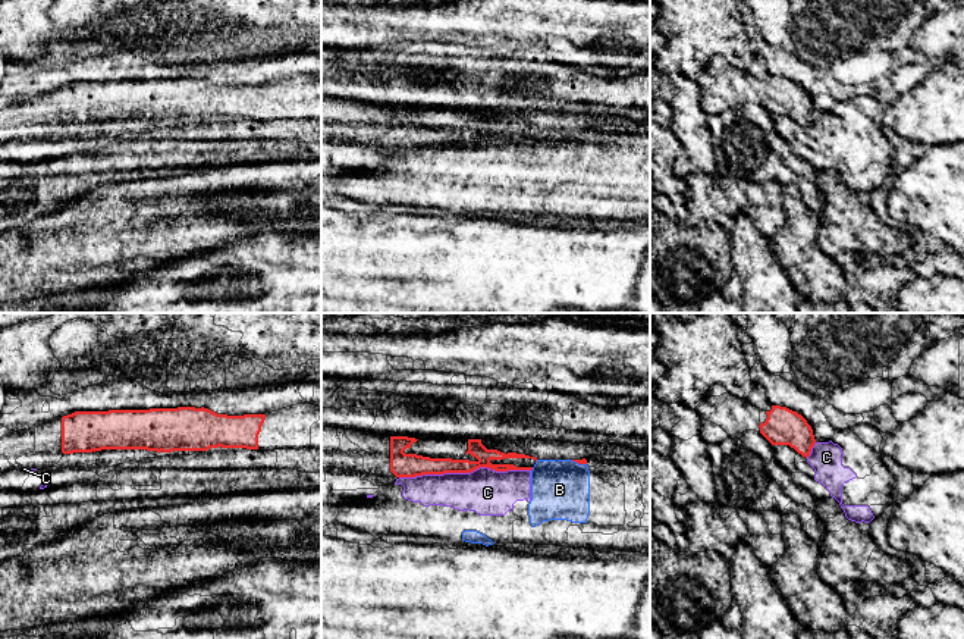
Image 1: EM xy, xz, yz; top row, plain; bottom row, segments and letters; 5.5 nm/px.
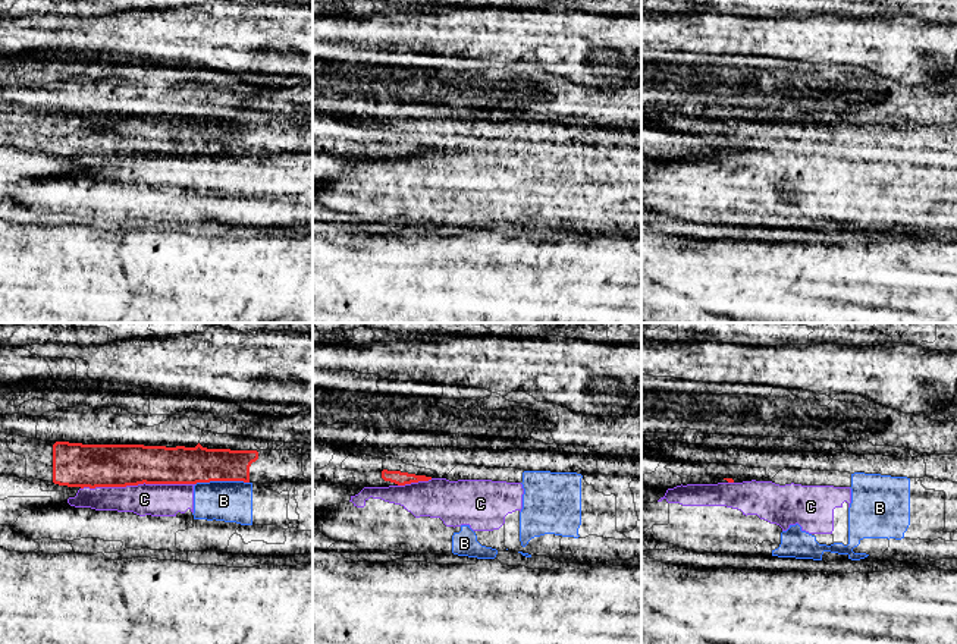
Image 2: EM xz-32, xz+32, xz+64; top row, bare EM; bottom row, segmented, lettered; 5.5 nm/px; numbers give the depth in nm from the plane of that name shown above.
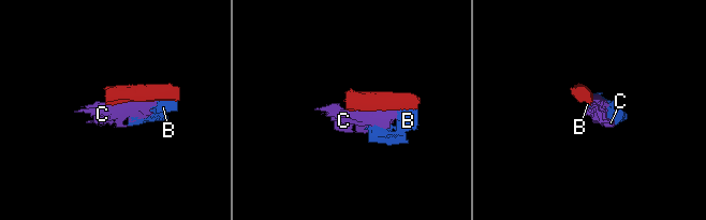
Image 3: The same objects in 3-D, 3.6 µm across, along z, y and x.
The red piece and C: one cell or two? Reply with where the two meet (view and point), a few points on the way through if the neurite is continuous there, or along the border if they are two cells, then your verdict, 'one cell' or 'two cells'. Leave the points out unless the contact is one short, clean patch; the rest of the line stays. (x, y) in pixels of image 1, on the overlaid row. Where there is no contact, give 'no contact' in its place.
meets red in xz at (464, 472); two cells

